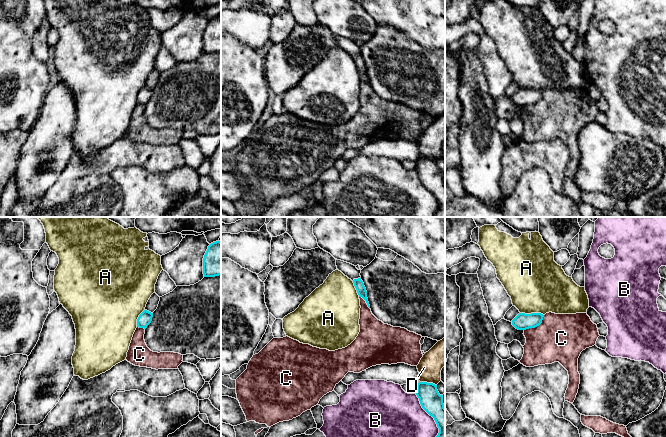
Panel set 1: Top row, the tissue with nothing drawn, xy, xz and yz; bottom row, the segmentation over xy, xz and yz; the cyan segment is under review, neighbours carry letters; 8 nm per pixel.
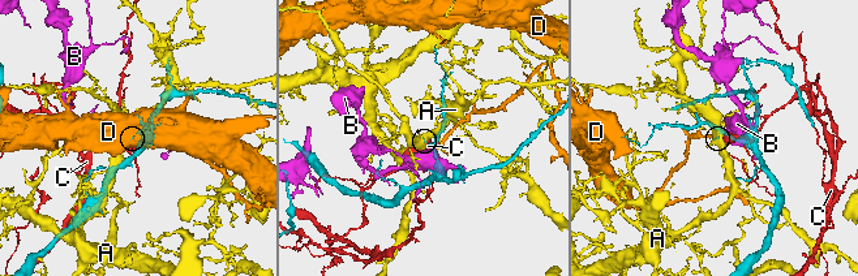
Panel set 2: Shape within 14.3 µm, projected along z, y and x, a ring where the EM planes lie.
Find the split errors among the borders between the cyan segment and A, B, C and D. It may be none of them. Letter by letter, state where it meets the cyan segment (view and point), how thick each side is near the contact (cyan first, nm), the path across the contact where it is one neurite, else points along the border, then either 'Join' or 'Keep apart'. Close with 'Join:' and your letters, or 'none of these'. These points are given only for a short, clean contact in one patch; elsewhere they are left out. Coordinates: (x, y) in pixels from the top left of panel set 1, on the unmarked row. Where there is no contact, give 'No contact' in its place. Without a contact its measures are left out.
A: Touches cyan at yz (532, 89). Thickness 140 nm (cyan) against 460 nm. Keep apart
B: Touches cyan at xz (432, 192). Thickness 180 nm (cyan) against 480 nm. Keep apart
C: Touches cyan at yz (536, 102). Thickness 140 nm (cyan) against 380 nm. Keep apart
D: Touches cyan at xz (428, 159). Thickness 180 nm (cyan) against 190 nm. Keep apart
Join: none of these

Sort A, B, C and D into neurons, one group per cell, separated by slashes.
A / B / C / D

